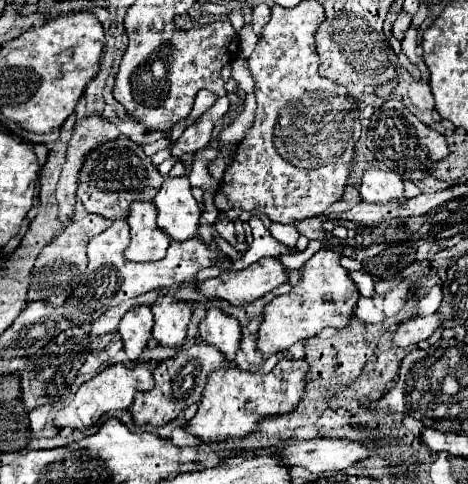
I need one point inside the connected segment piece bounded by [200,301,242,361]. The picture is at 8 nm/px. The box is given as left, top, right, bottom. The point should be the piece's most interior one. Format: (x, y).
(218, 328)

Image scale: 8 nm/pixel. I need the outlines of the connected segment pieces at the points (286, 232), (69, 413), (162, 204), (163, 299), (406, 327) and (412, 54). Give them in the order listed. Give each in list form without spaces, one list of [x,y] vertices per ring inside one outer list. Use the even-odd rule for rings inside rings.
[[[290,225],[270,227],[270,233],[272,233],[272,235],[274,235],[278,241],[282,241],[282,243],[286,243],[286,245],[290,245],[290,247],[294,247],[296,239],[300,237],[300,233],[298,233],[294,227],[290,227]]]
[[[150,361],[138,363],[134,367],[128,367],[124,363],[110,365],[102,373],[98,373],[96,377],[92,377],[90,381],[80,385],[80,389],[74,395],[74,401],[58,411],[58,415],[54,419],[54,425],[56,427],[72,427],[72,429],[90,427],[104,413],[108,413],[112,409],[128,409],[132,405],[132,399],[134,399],[136,391],[148,391],[152,387],[154,387],[154,379],[152,379],[152,365],[150,365]]]
[[[164,177],[160,191],[154,197],[158,225],[176,241],[186,241],[198,235],[200,209],[192,197],[188,177]]]
[[[166,293],[156,299],[152,311],[154,311],[152,337],[166,347],[182,345],[192,315],[192,305],[186,301],[176,301],[174,297],[170,297],[170,293]]]
[[[438,313],[428,317],[412,317],[398,325],[398,329],[392,333],[392,343],[396,347],[416,345],[418,341],[428,339],[440,325],[442,325],[442,317]]]
[[[414,27],[408,29],[404,41],[402,41],[402,51],[406,53],[406,57],[410,59],[412,65],[418,65],[418,53],[416,53],[416,37],[418,37],[418,31]]]

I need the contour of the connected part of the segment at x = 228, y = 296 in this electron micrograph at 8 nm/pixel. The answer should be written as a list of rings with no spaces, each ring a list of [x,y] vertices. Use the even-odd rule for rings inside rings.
[[[266,257],[242,271],[226,271],[220,277],[198,283],[206,299],[226,299],[232,305],[250,303],[264,297],[280,283],[288,281],[288,269],[278,257]]]

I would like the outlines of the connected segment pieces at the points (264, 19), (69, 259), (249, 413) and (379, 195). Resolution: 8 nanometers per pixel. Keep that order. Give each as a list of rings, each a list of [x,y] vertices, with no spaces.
[[[262,3],[262,5],[254,7],[254,17],[252,17],[252,31],[254,31],[258,37],[262,35],[262,29],[264,29],[264,25],[268,23],[268,19],[270,19],[270,7],[268,7],[266,3]]]
[[[86,215],[80,221],[70,223],[54,241],[50,241],[40,257],[34,263],[32,275],[30,275],[30,289],[28,289],[28,301],[50,301],[54,305],[62,305],[68,297],[68,293],[72,293],[72,289],[76,287],[78,279],[82,277],[88,257],[86,257],[86,243],[92,235],[102,233],[108,227],[106,219],[100,215]]]
[[[282,357],[276,367],[266,375],[258,371],[244,371],[238,365],[224,365],[210,373],[202,401],[198,403],[196,415],[190,419],[188,429],[204,443],[224,441],[230,437],[244,437],[264,415],[294,411],[294,407],[302,399],[306,373],[308,363],[304,359],[288,357]]]
[[[370,165],[364,169],[360,183],[356,185],[362,199],[368,203],[384,203],[384,201],[406,201],[402,177],[396,175],[392,169],[380,169]]]

